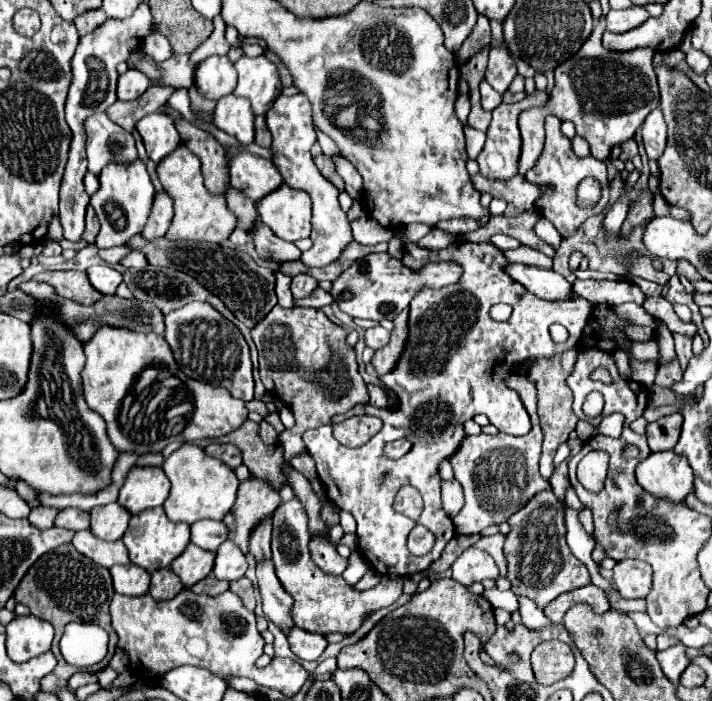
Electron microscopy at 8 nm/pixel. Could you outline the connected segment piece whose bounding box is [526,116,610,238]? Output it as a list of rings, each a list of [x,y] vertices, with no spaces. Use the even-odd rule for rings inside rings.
[[[546,116],[546,142],[544,142],[544,150],[540,154],[540,158],[536,160],[536,166],[532,166],[528,172],[526,172],[526,178],[530,182],[536,182],[540,186],[550,186],[550,194],[544,194],[544,198],[536,204],[536,210],[548,218],[556,230],[560,232],[560,236],[572,236],[576,232],[576,228],[588,220],[590,216],[596,216],[600,212],[606,210],[608,202],[610,202],[610,190],[608,190],[608,176],[606,176],[606,166],[604,162],[588,156],[588,158],[580,158],[574,154],[572,150],[572,142],[562,134],[560,130],[562,126],[562,120],[558,120],[556,116]],[[582,178],[596,178],[600,184],[602,184],[602,202],[598,202],[594,208],[590,210],[582,210],[576,206],[576,186]]]

